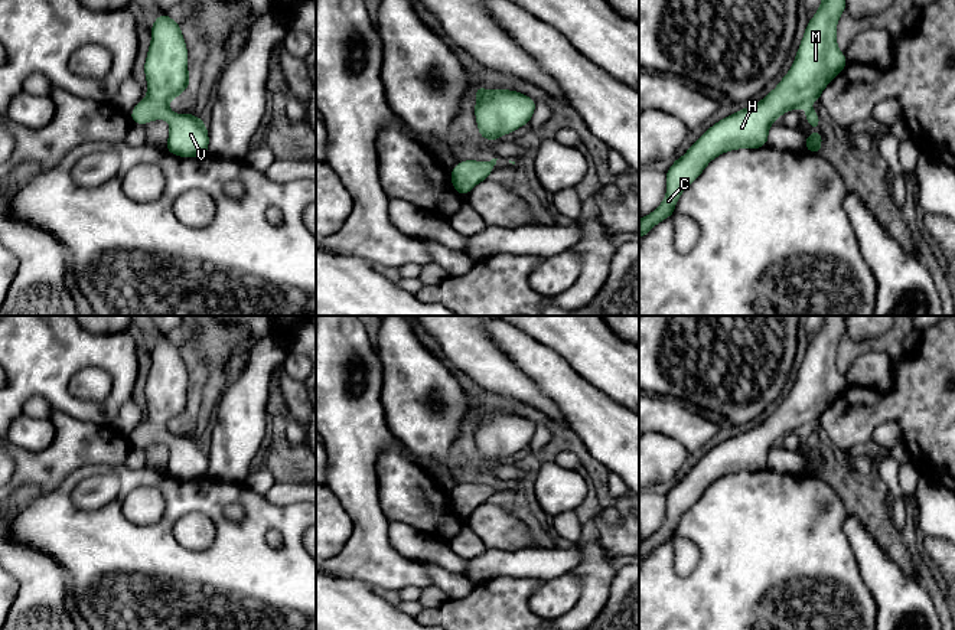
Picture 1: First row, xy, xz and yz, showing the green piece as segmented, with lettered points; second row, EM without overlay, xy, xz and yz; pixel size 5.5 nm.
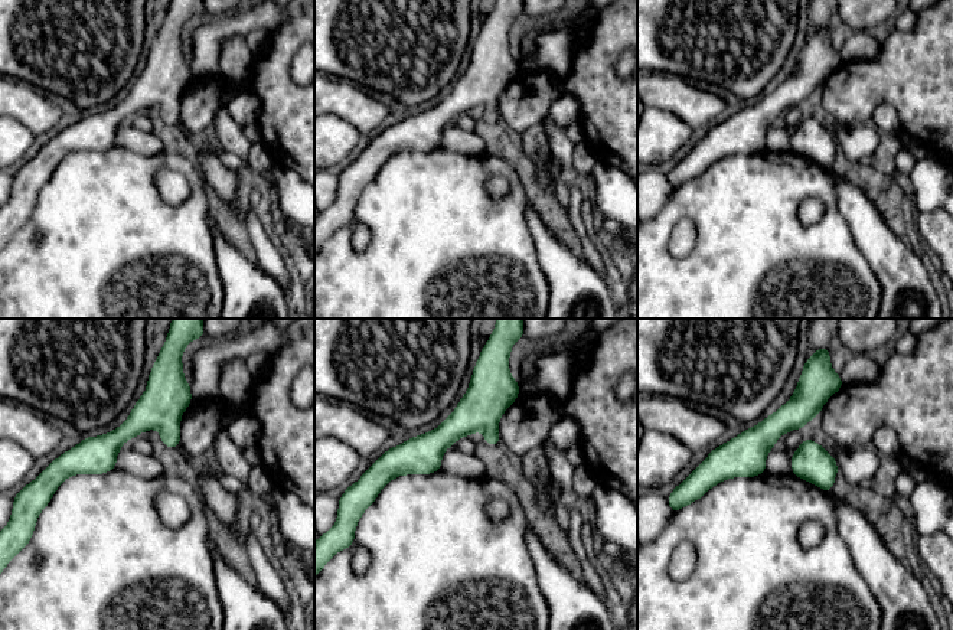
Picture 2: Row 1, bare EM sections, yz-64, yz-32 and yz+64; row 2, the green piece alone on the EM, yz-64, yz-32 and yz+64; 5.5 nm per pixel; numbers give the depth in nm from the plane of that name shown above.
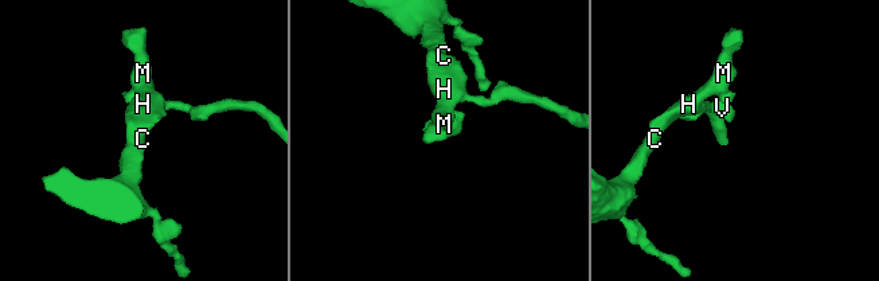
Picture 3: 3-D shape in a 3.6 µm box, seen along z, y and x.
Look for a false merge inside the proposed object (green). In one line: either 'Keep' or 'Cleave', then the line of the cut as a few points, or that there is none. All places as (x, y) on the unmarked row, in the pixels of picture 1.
Keep. No split

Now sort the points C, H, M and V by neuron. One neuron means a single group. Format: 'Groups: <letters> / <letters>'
Groups: C H M V

